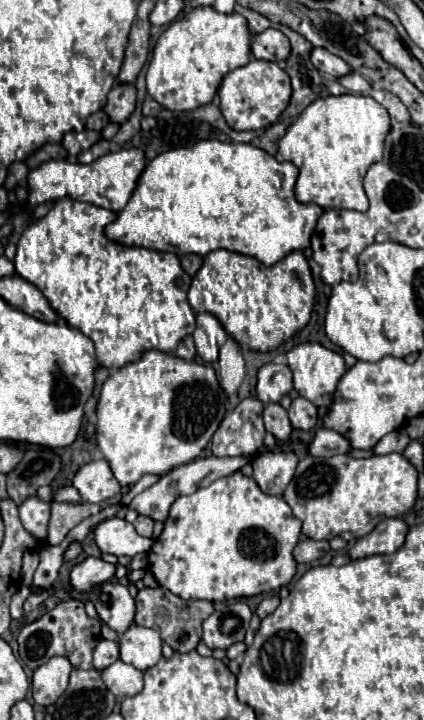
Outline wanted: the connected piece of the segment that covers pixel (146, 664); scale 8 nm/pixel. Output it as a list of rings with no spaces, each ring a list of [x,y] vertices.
[[[132,624],[120,634],[120,660],[138,670],[152,668],[162,658],[162,638],[156,630]]]

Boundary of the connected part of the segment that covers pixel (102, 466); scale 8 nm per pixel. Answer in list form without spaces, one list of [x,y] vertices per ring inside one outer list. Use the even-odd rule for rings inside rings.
[[[92,460],[80,466],[80,470],[72,478],[72,484],[80,492],[82,500],[90,504],[100,504],[120,494],[120,484],[112,476],[106,460]]]

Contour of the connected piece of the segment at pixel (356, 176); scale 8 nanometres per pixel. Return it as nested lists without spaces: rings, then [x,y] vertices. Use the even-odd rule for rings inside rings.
[[[342,94],[318,98],[288,128],[278,144],[278,160],[290,160],[298,170],[296,200],[300,204],[318,204],[320,208],[368,210],[368,198],[362,180],[370,164],[382,160],[384,138],[390,130],[390,116],[370,96]]]

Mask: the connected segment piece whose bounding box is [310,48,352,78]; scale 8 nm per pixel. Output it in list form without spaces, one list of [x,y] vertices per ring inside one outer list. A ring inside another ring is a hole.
[[[314,48],[314,50],[310,52],[310,60],[312,60],[312,64],[314,64],[320,72],[326,72],[326,74],[330,74],[330,76],[334,76],[334,78],[346,76],[346,74],[352,72],[350,66],[348,66],[342,58],[330,54],[330,52],[324,50],[324,48]]]

